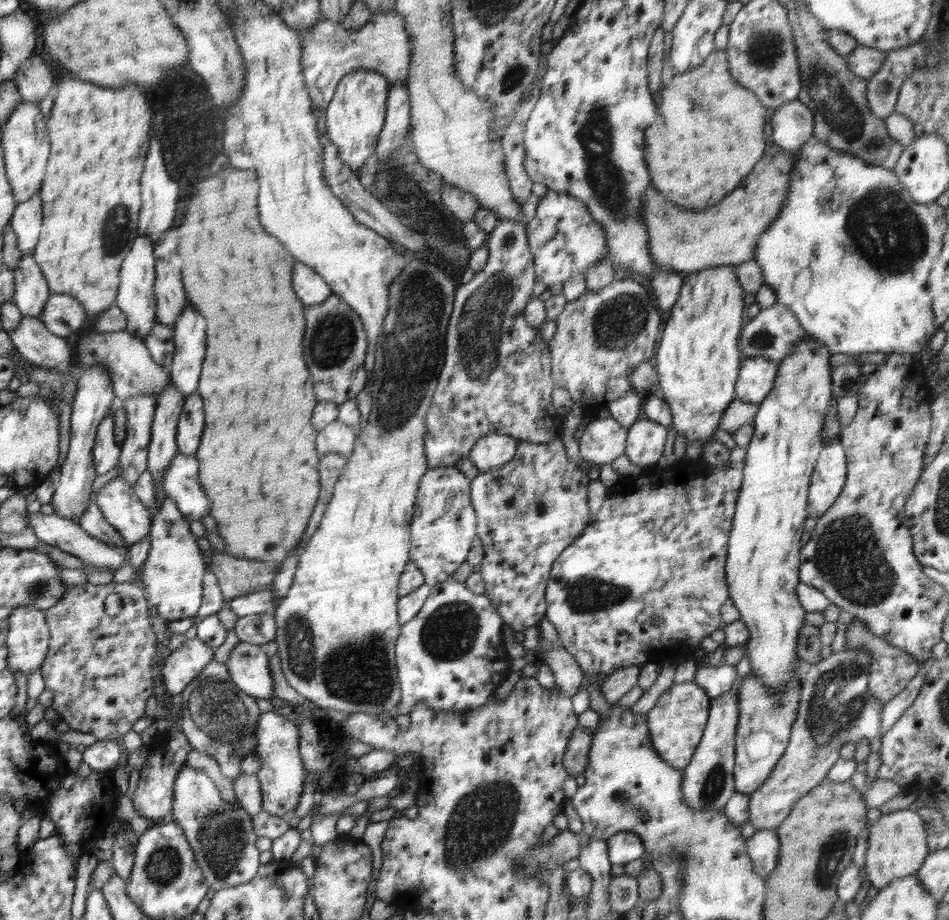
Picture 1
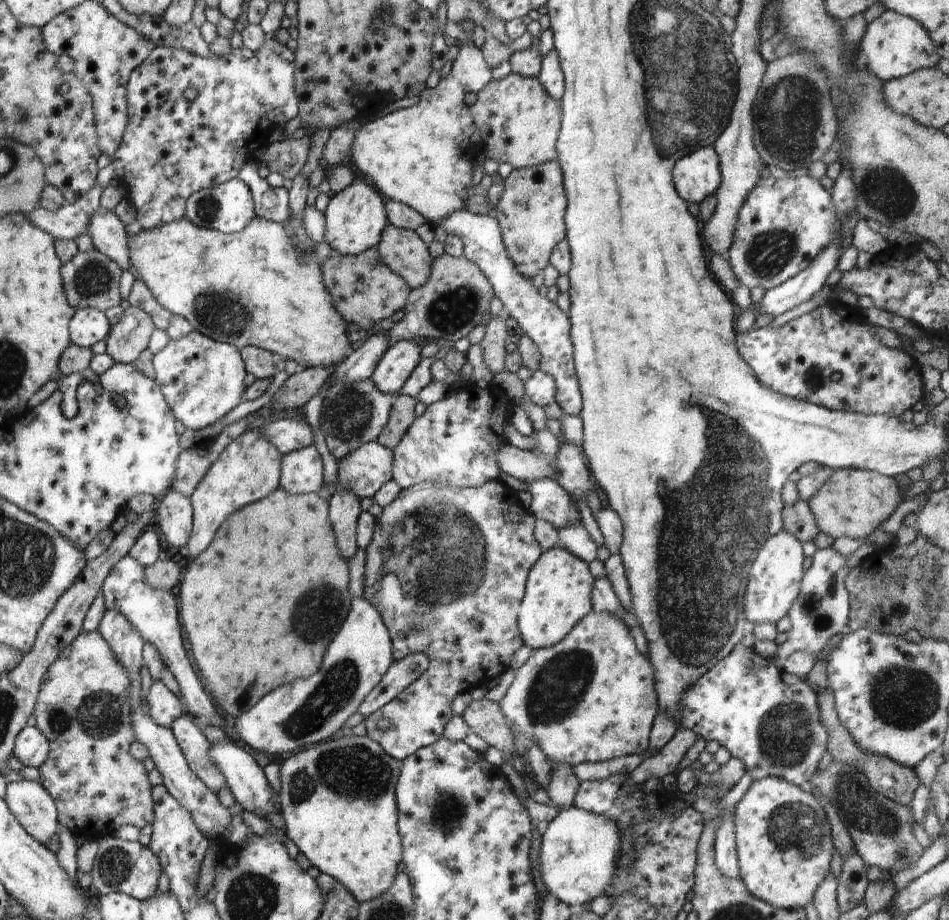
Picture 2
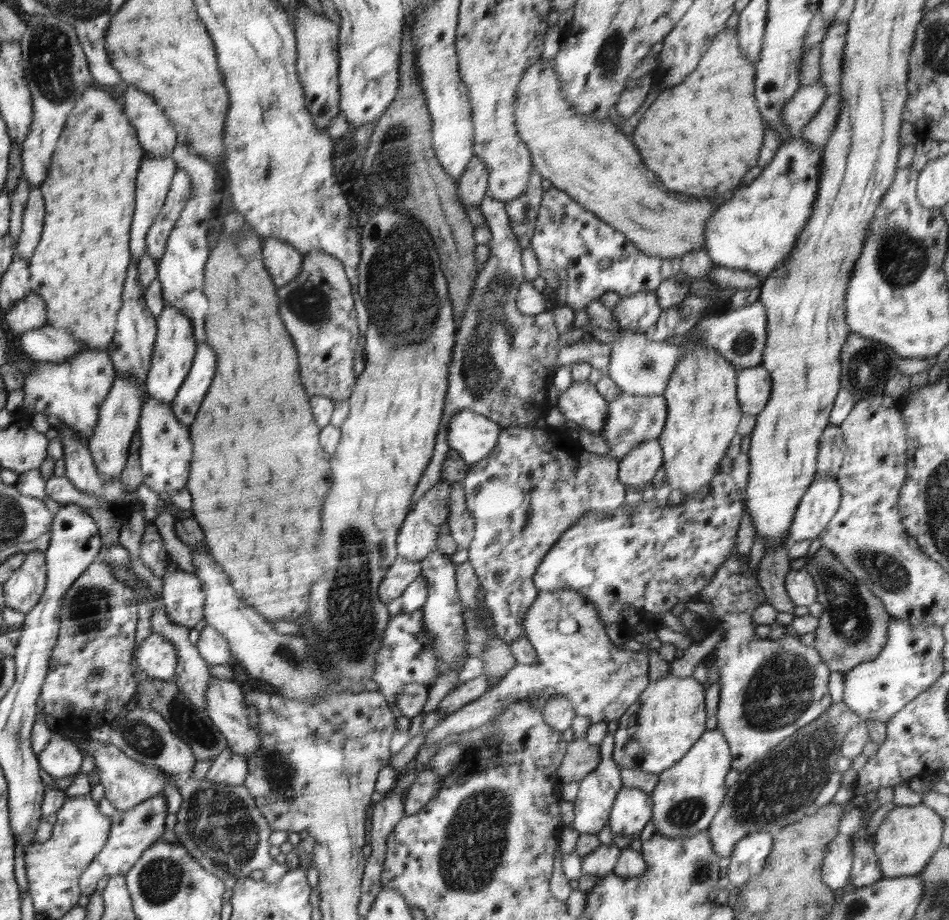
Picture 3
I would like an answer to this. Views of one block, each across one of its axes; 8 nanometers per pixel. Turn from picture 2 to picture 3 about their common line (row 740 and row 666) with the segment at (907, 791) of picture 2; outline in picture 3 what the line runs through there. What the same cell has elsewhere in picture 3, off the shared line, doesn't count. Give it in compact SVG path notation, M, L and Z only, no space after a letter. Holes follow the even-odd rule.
M823 546L814 557L808 558L804 569L810 573L815 582L817 602L823 606L819 625L814 632L814 648L828 665L830 672L845 674L858 664L874 660L886 646L891 621L891 616L884 609L882 602Z

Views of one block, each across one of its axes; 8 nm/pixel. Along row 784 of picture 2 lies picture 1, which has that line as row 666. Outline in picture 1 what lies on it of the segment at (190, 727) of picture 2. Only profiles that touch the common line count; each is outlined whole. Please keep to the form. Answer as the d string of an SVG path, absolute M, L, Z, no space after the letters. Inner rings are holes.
M214 659L208 662L205 669L181 692L181 696L183 702L181 722L176 720L176 723L181 726L189 745L202 754L212 756L226 778L230 778L231 781L238 778L242 773L241 760L249 754L256 754L257 750L254 733L257 731L257 722L261 713L256 705L256 699L239 690L232 682L227 666Z

